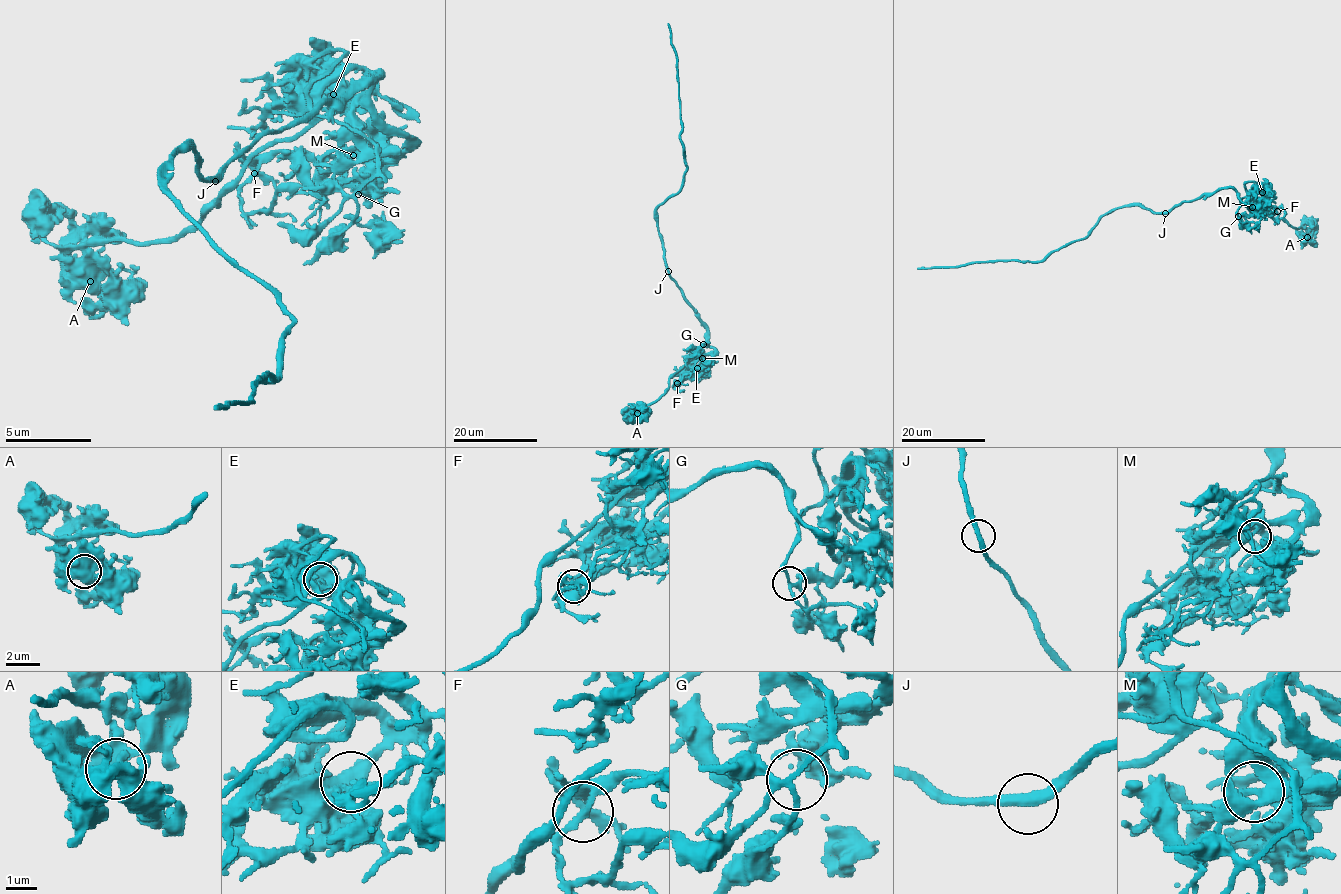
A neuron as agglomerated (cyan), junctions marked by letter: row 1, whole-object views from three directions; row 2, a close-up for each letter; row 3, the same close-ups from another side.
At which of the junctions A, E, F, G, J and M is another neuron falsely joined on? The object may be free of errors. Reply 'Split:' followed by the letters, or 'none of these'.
Split: E

